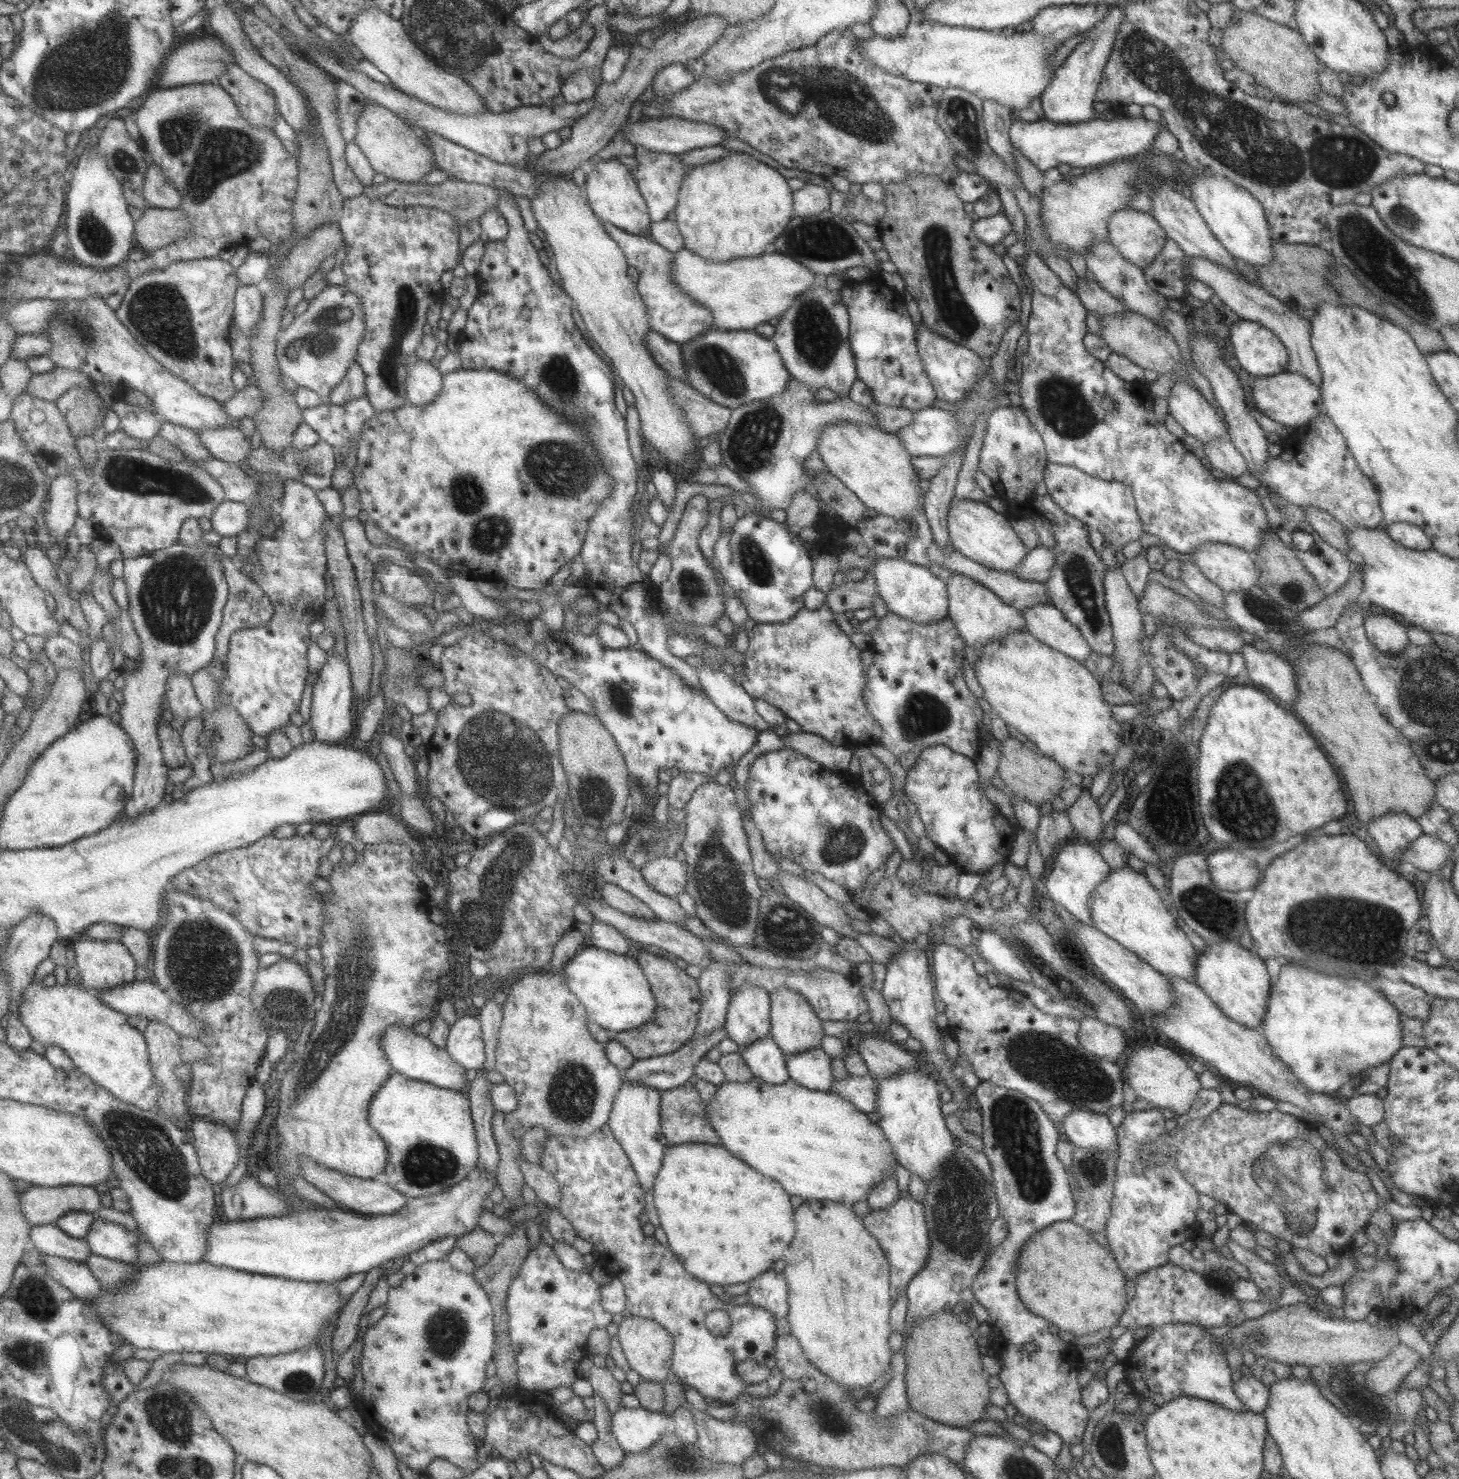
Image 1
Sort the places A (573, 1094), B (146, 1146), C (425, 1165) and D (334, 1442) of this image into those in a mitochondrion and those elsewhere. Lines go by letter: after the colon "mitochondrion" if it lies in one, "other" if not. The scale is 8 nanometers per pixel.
A: mitochondrion
B: mitochondrion
C: mitochondrion
D: other

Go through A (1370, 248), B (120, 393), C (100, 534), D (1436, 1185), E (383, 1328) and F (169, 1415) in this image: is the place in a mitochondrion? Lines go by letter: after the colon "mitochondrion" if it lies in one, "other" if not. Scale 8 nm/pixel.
A: mitochondrion
B: other
C: other
D: other
E: other
F: mitochondrion

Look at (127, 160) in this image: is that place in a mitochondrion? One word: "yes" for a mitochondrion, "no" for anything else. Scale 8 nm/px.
yes

